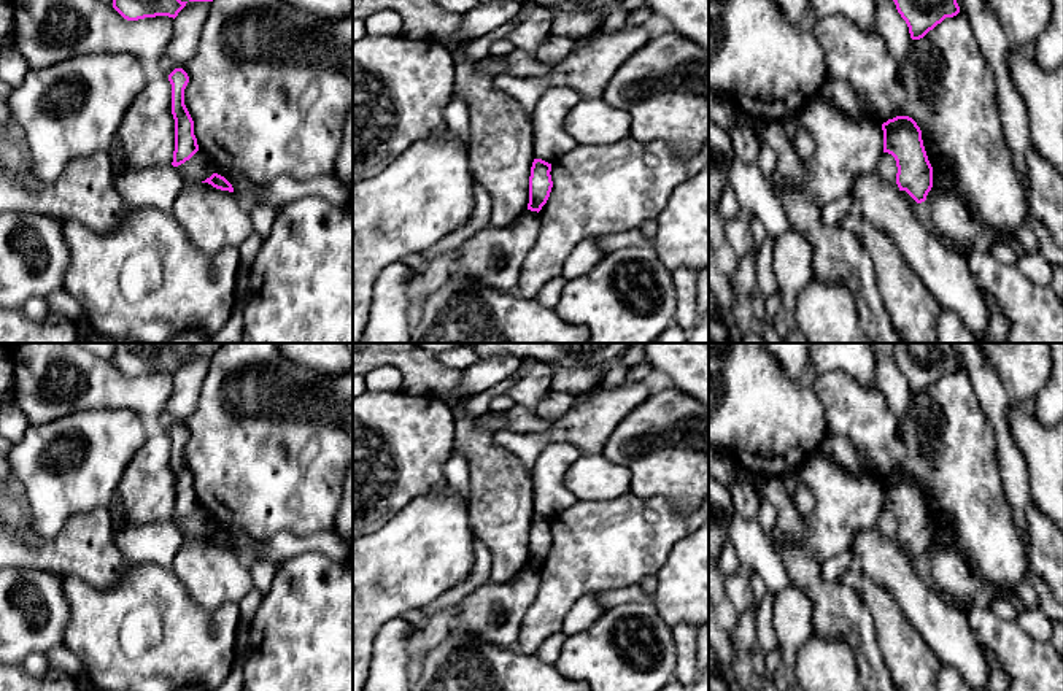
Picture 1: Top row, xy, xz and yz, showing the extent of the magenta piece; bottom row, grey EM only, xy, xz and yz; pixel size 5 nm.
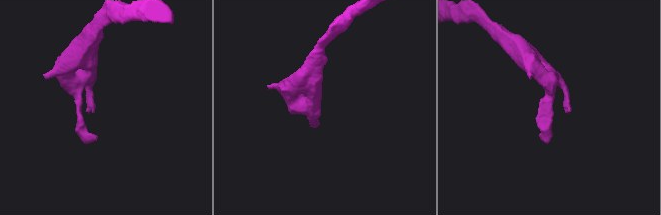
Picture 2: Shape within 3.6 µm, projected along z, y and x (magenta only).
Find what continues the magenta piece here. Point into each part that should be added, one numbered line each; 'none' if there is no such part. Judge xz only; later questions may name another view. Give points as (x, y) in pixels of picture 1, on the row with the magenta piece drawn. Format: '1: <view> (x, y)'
none

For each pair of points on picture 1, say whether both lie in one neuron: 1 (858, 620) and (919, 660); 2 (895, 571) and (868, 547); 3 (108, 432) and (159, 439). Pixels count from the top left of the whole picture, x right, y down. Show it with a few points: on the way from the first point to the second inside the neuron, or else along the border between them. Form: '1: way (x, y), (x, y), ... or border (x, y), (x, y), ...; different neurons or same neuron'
1: border (861, 596), (871, 615), (876, 644), (885, 667); different neurons
2: way (889, 566), (874, 552); same neuron
3: border (151, 428), (146, 440), (124, 469); different neurons

